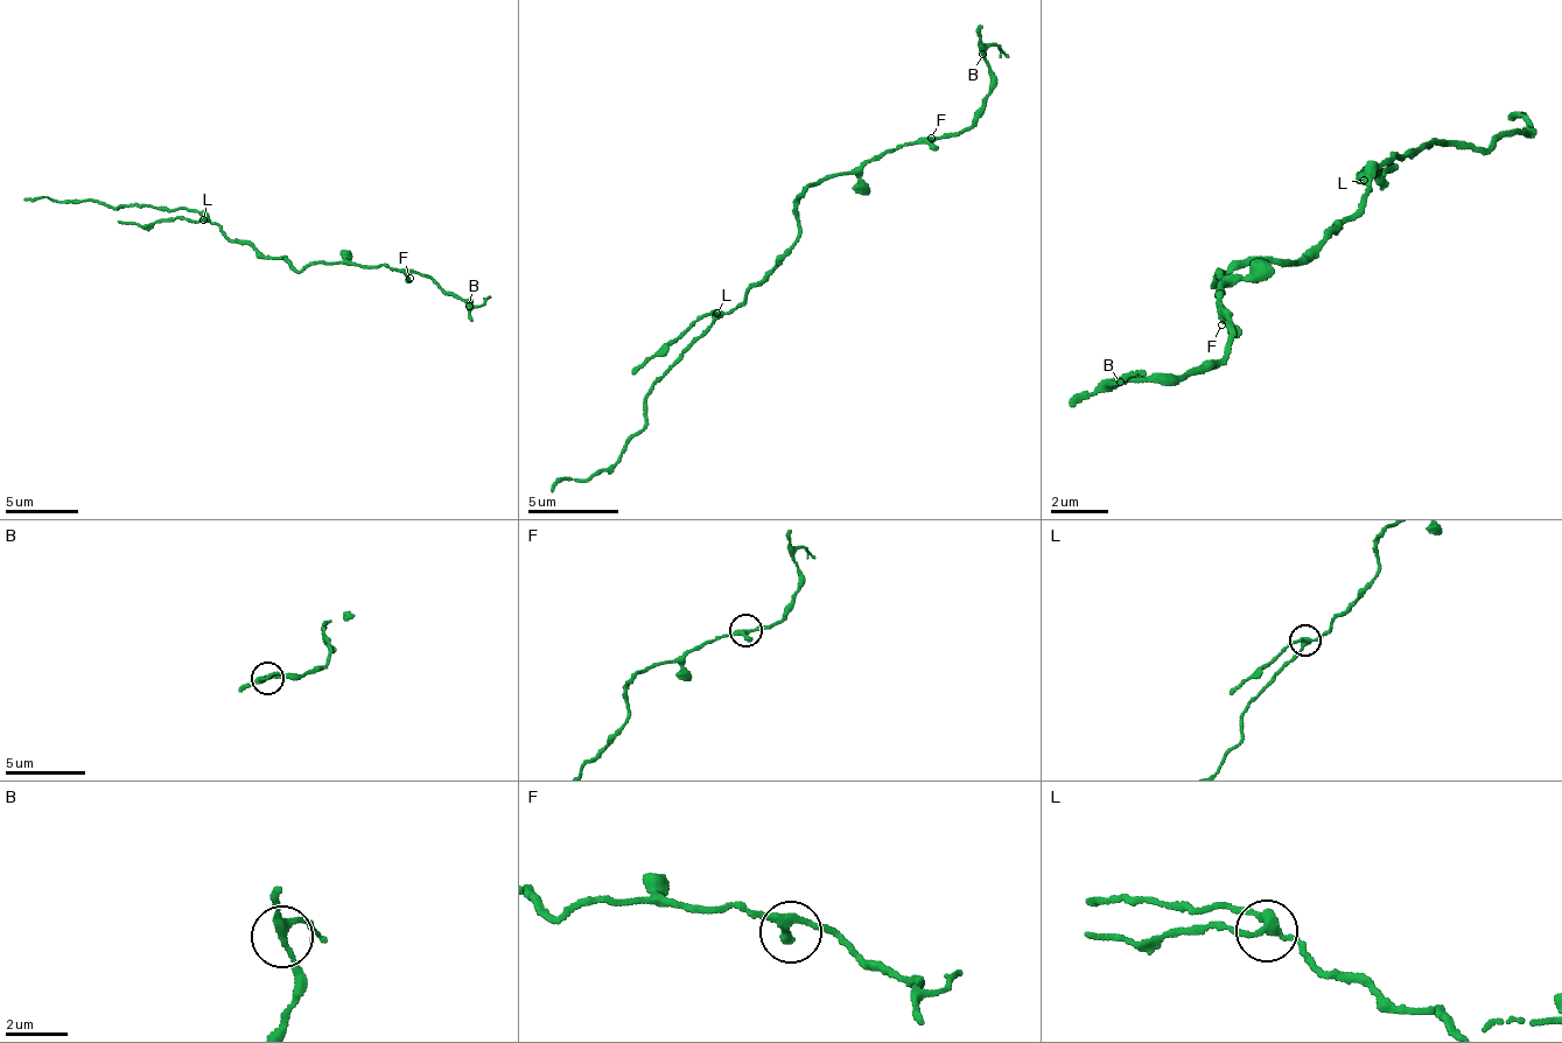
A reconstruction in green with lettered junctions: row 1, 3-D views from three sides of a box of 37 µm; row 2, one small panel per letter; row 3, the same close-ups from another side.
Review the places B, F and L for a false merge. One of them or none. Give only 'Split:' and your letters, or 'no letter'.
Split: L

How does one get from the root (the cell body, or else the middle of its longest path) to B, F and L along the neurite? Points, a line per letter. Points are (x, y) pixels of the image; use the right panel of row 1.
B: (1290, 263), (1239, 259), (1221, 282), (1218, 272), (1234, 280), (1218, 307), (1233, 329), (1217, 362), (1120, 382)
F: (1290, 263), (1286, 257), (1239, 259), (1221, 282), (1218, 272), (1234, 280), (1219, 295), (1221, 324)
L: (1290, 263), (1311, 260), (1324, 235), (1347, 223), (1371, 182), (1365, 181)

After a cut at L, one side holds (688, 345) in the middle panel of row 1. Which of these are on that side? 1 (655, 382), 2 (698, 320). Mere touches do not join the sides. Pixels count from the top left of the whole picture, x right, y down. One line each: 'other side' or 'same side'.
1: same side
2: other side

